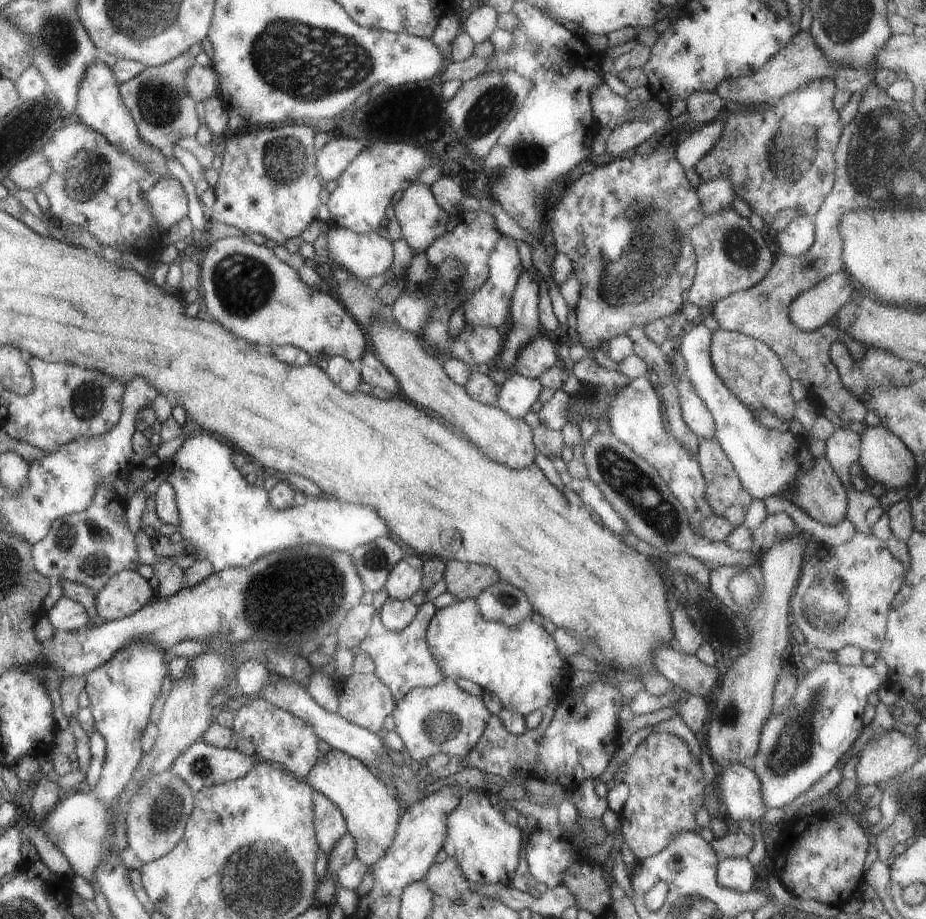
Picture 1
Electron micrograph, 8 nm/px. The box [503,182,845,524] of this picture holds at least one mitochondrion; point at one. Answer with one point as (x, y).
(651, 249)

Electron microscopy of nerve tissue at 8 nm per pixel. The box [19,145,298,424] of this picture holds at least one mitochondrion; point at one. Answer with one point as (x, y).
(242, 283)

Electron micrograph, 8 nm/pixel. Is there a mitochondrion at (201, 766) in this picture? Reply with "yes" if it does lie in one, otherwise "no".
yes

